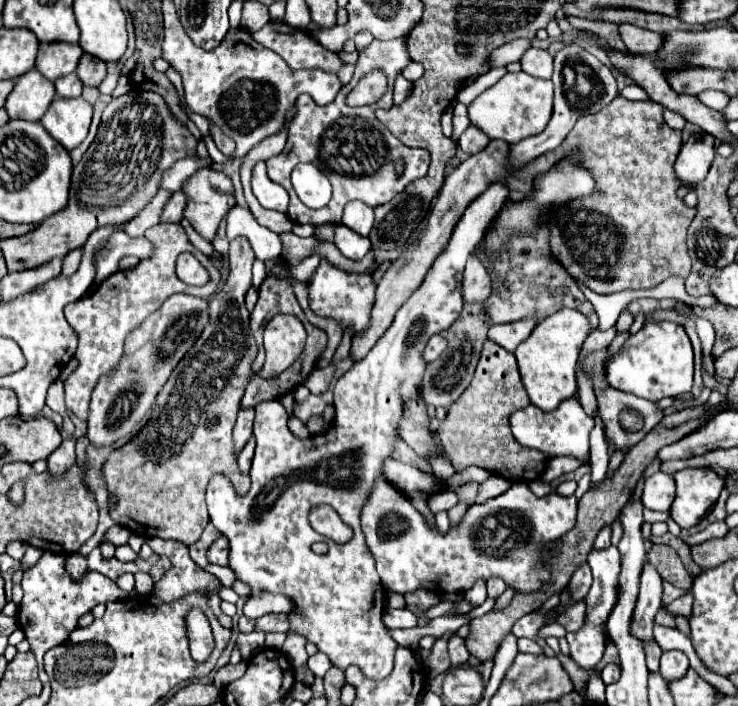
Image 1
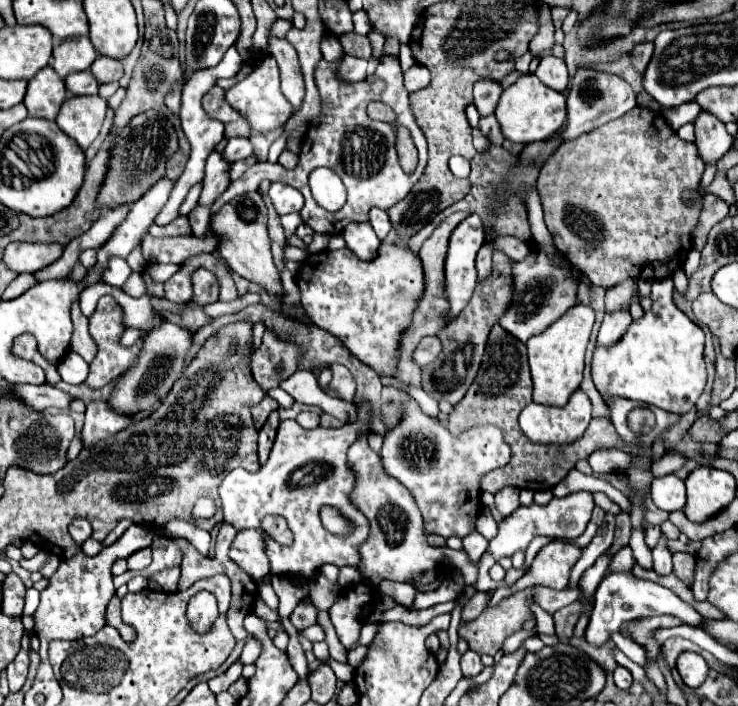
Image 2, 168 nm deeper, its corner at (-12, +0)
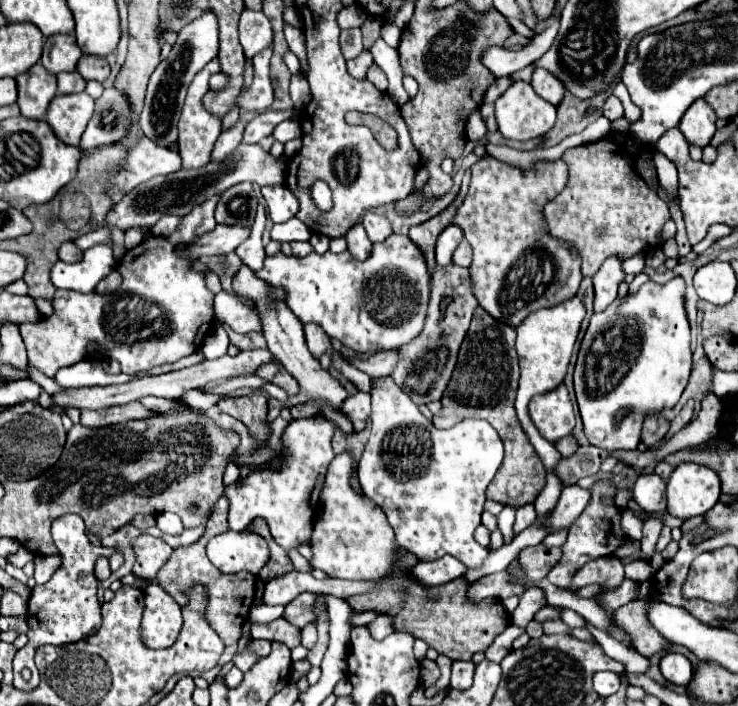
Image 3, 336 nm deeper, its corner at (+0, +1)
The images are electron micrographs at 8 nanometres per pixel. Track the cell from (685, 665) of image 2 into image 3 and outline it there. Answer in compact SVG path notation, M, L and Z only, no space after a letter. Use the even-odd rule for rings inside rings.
M678 652L666 654L660 660L660 670L662 670L662 676L668 682L680 684L680 686L686 686L692 680L692 674L694 674L690 660L684 654L678 654Z

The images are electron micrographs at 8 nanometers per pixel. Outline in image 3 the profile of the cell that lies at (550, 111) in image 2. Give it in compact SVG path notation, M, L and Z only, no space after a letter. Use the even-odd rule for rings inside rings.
M516 80L510 84L510 88L496 100L496 122L498 130L504 138L510 140L530 140L544 136L556 122L556 106L548 104L548 100L542 100L534 88L528 82Z

